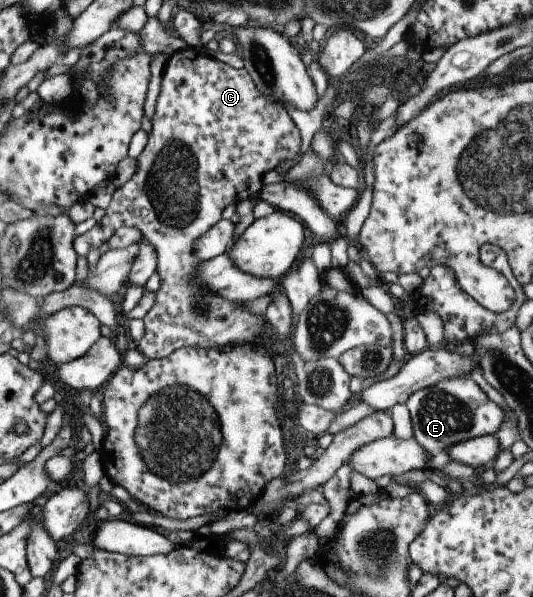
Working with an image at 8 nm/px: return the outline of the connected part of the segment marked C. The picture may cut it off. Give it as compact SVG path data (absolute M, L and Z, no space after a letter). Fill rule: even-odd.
M182 46L179 51L176 51L166 61L164 67L160 93L156 100L155 114L151 119L152 129L148 133L148 142L143 150L143 153L139 155L137 159L136 171L123 186L116 189L113 194L113 199L106 209L105 216L100 220L96 221L96 224L87 233L81 234L74 238L73 247L78 253L79 257L87 257L89 251L92 248L100 247L105 241L109 241L110 237L117 231L121 226L123 227L136 227L141 231L143 238L147 239L149 243L155 248L157 254L157 265L156 272L159 273L161 279L161 287L159 291L156 291L157 298L152 309L143 317L143 323L145 327L145 333L143 337L138 341L138 350L144 354L150 360L163 359L168 354L181 349L181 347L197 347L197 349L221 349L221 351L231 351L235 345L247 345L247 343L256 343L261 341L261 333L263 333L263 325L266 323L266 318L263 314L253 315L245 309L245 305L242 302L232 302L215 295L211 289L199 285L199 279L195 275L197 267L199 267L199 259L193 253L193 245L196 245L197 239L201 235L205 235L215 223L217 223L223 215L223 209L229 207L229 205L236 205L242 198L257 196L261 197L259 192L263 189L264 184L263 176L267 171L273 171L277 167L286 161L295 159L299 155L301 147L301 135L299 135L299 129L289 116L289 113L285 109L285 106L281 103L277 103L277 99L269 99L265 97L257 85L253 83L251 75L245 68L236 69L230 65L217 60L210 52L201 49L191 49L190 47Z

